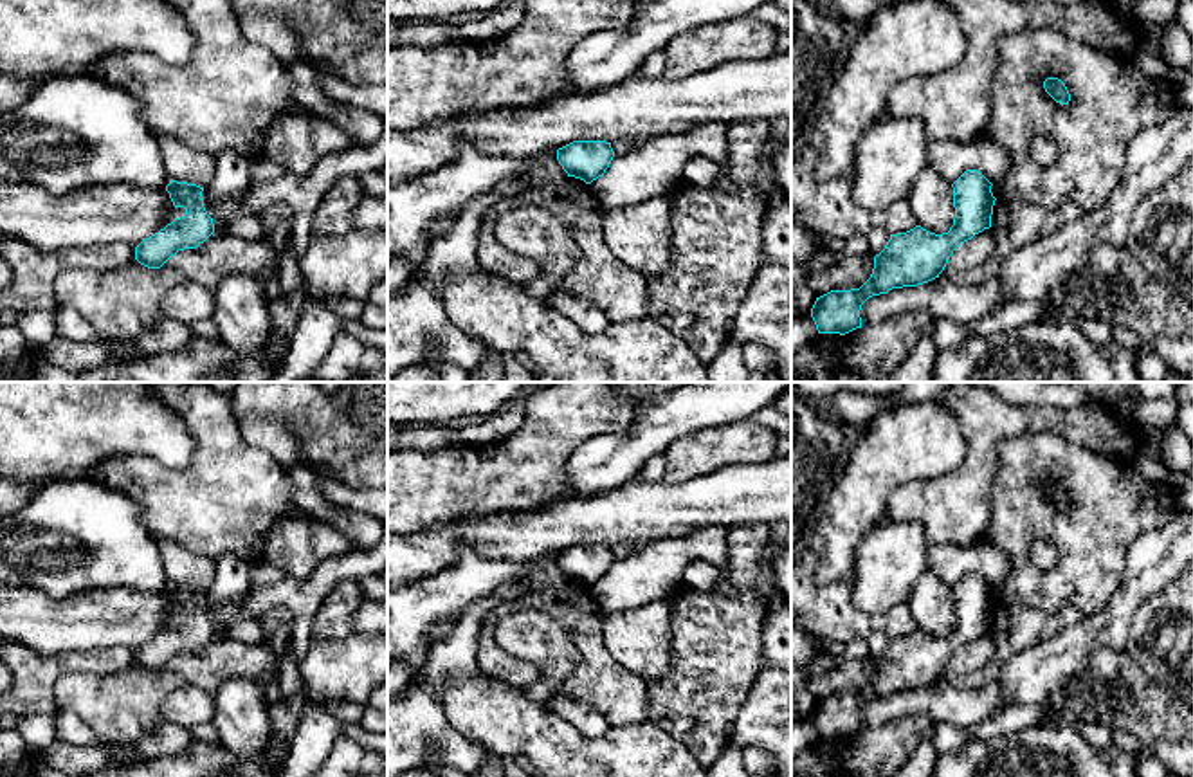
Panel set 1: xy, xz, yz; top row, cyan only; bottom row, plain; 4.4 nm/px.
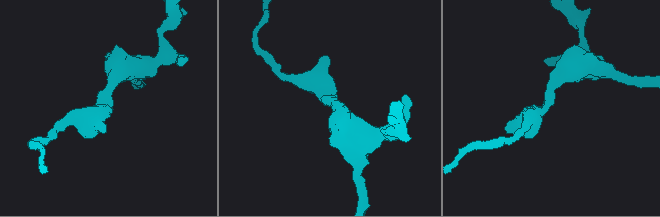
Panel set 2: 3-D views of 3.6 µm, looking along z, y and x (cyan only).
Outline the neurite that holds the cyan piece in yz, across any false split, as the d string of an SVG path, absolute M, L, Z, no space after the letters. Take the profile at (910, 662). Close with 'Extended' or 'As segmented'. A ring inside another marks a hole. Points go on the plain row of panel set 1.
M966 573L953 588L955 622L948 636L935 638L921 629L890 638L885 653L874 660L870 681L851 694L831 694L816 701L811 721L818 737L845 739L861 732L861 708L892 692L928 687L944 674L953 654L991 631L995 600L991 586L977 573Z. As segmented

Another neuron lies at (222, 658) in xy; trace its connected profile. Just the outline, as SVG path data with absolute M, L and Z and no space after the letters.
M214 635L196 653L178 654L160 672L177 672L186 683L214 694L231 678L265 683L278 662L279 651L265 642Z

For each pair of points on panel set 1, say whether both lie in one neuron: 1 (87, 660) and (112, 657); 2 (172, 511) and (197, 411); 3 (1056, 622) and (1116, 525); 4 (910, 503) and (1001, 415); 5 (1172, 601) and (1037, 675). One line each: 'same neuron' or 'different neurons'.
1: same neuron
2: same neuron
3: different neurons
4: same neuron
5: different neurons

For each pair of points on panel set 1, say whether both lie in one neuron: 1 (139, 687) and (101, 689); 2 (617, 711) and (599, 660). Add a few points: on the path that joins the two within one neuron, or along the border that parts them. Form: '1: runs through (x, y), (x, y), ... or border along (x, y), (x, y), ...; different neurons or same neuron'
1: runs through (130, 689), (110, 689); same neuron
2: runs through (617, 698), (599, 678), (599, 673); same neuron

